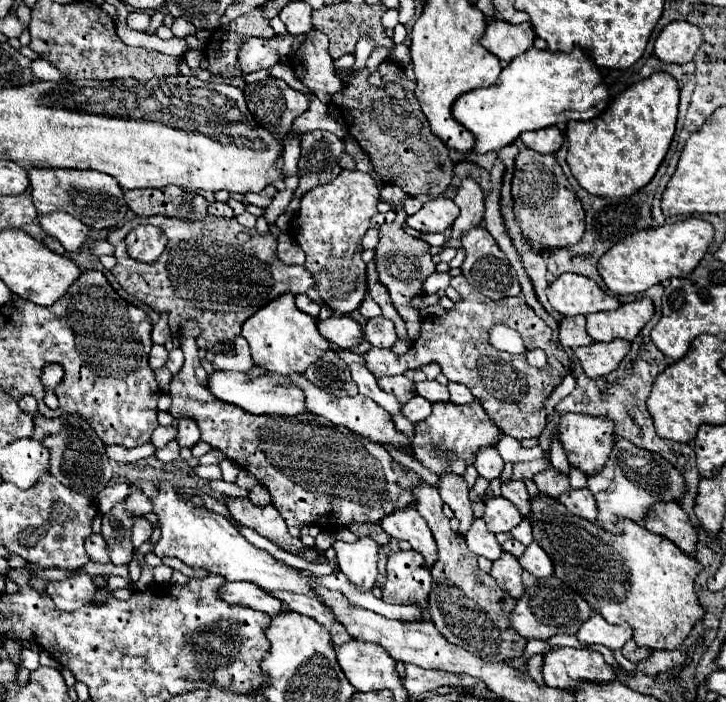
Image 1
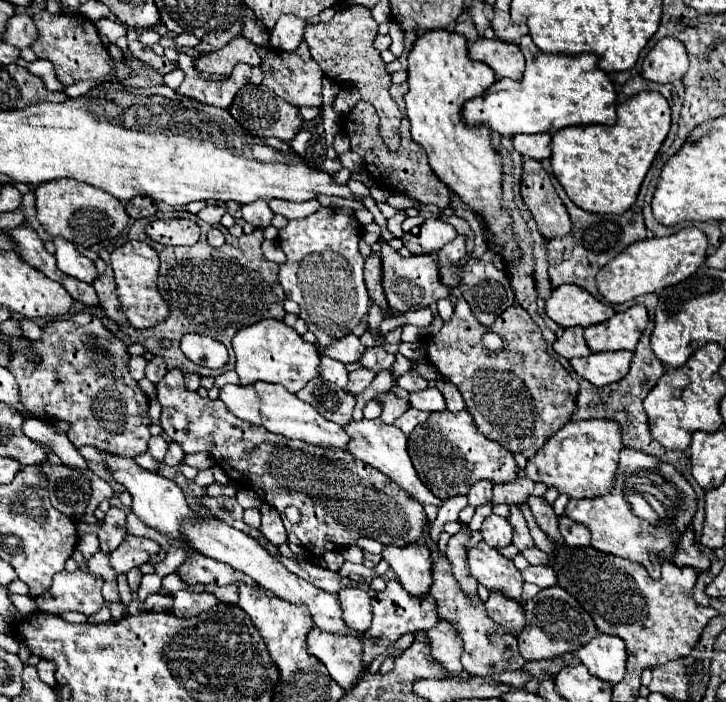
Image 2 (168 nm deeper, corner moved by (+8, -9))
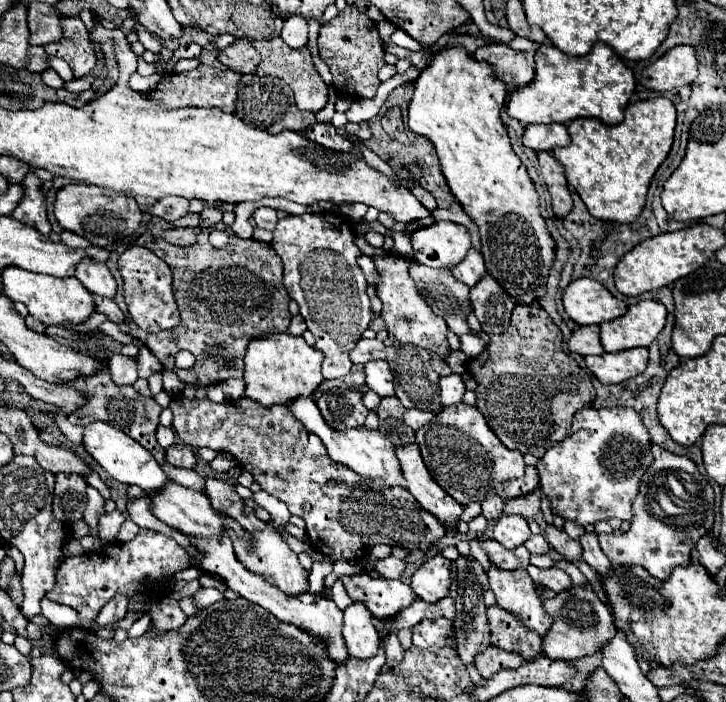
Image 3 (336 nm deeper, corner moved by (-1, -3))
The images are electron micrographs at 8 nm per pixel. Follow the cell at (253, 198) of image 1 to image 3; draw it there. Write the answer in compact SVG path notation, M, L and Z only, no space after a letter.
M257 208L253 218L259 228L275 230L275 226L277 226L277 210L273 210L273 208Z

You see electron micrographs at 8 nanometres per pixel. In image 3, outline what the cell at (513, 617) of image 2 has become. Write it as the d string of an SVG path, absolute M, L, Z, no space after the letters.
M489 606L487 608L489 626L491 626L491 644L503 650L521 652L525 660L533 660L541 654L541 636L529 632L529 628L521 628L521 620L503 608Z

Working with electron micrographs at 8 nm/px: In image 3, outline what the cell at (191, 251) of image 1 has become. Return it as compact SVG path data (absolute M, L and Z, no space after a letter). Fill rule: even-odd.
M157 218L151 220L151 236L146 230L145 237L149 238L149 249L159 258L165 258L173 272L173 290L177 296L177 304L181 310L181 324L173 330L159 332L159 334L147 334L139 330L133 322L127 309L123 296L123 279L120 275L117 262L122 249L114 249L106 261L107 267L117 282L117 294L115 304L123 310L125 322L131 326L131 336L139 338L159 360L165 368L171 368L177 372L177 376L191 386L209 386L213 382L221 382L227 378L241 378L243 376L243 356L247 350L247 344L251 338L271 334L271 332L287 332L291 314L287 310L289 294L283 286L283 264L281 258L273 252L273 248L259 240L241 240L239 236L231 236L231 242L225 248L213 248L207 240L209 232L215 228L223 228L223 222L211 228L203 228L201 236L195 246L179 248L167 244L157 234ZM159 252L159 255L157 254ZM119 275L119 276L115 276ZM177 334L179 340L171 342L169 336ZM221 344L227 350L227 358L233 360L233 366L227 366L225 362L213 362L207 358L207 346ZM177 350L189 350L195 354L197 362L189 370L179 370L175 366L175 354Z

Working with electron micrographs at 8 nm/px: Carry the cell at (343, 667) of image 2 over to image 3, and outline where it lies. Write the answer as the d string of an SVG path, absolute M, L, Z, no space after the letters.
M219 536L219 538L191 538L191 544L195 544L205 556L199 562L199 568L203 572L215 574L219 578L225 580L225 584L229 588L233 588L235 592L239 592L245 600L255 602L259 606L263 606L267 612L271 612L273 616L277 616L281 622L289 622L289 624L297 624L297 628L301 628L303 632L309 632L309 636L313 636L317 642L321 642L325 646L325 654L337 662L343 664L349 654L345 652L345 640L341 636L341 628L343 628L343 612L337 608L337 604L333 600L321 598L317 594L301 594L301 596L285 596L283 592L279 592L275 586L271 586L269 582L265 582L263 578L259 578L257 574L251 574L249 570L245 570L245 566L239 564L235 552L233 552L233 542L229 536Z

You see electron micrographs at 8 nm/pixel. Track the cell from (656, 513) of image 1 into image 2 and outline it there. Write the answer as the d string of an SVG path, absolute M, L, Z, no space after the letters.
M692 530L684 532L680 538L680 550L674 556L674 564L676 566L690 566L698 572L704 572L710 568L710 560L706 556L702 556L700 546L696 542L696 536Z

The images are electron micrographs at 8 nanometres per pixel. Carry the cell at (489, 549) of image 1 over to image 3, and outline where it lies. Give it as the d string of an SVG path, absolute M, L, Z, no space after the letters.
M491 564L487 574L489 574L489 588L495 594L497 604L519 616L527 628L545 636L553 620L543 610L541 600L535 594L535 584L529 578L529 572L521 568L505 572L501 568L493 568Z

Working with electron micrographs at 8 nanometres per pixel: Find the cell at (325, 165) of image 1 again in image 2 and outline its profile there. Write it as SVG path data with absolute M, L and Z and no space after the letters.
M324 78L322 98L324 98L322 122L318 126L300 130L296 138L290 142L290 146L306 160L308 166L324 170L328 174L336 174L342 168L342 164L332 144L334 144L334 134L340 130L338 126L340 118L332 110L336 98L336 84L330 78Z

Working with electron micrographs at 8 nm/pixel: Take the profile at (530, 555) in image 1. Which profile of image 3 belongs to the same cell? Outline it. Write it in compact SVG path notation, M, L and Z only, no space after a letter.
M529 566L527 568L529 576L533 578L533 582L537 584L543 584L547 588L551 588L553 592L561 592L561 590L567 590L569 584L571 584L571 578L559 570L559 568L537 568L537 566Z

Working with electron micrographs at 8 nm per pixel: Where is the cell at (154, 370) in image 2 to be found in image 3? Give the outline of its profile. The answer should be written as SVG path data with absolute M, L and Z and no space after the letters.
M141 348L137 362L139 362L139 376L141 378L149 378L151 374L157 374L157 372L163 370L161 362L153 356L153 352L149 348Z

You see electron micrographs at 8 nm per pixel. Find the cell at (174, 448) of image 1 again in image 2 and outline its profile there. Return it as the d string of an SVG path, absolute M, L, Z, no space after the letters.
M152 436L152 438L148 440L148 452L150 452L158 462L162 462L166 450L168 450L168 442L166 442L164 436Z

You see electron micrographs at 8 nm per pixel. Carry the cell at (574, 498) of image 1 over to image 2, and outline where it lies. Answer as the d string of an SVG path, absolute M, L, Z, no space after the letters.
M560 516L560 532L564 536L564 542L570 548L588 548L590 546L590 530L582 524L572 522L570 518Z

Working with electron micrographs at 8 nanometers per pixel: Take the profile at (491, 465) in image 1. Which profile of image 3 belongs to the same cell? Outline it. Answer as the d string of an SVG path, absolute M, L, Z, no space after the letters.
M493 494L493 496L489 496L489 500L483 500L481 502L481 508L483 508L483 516L487 518L487 520L495 520L495 518L499 518L503 512L503 500L497 496L497 494Z

